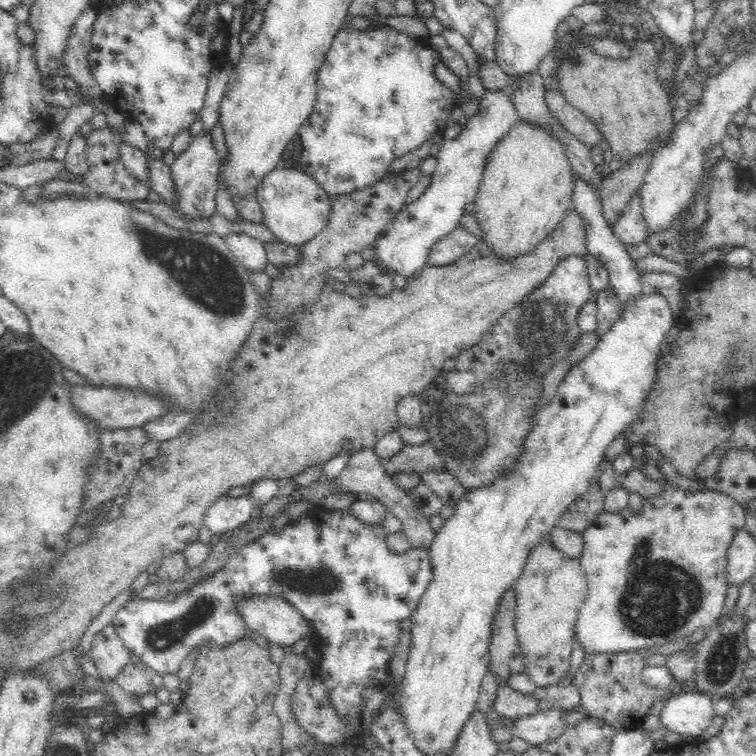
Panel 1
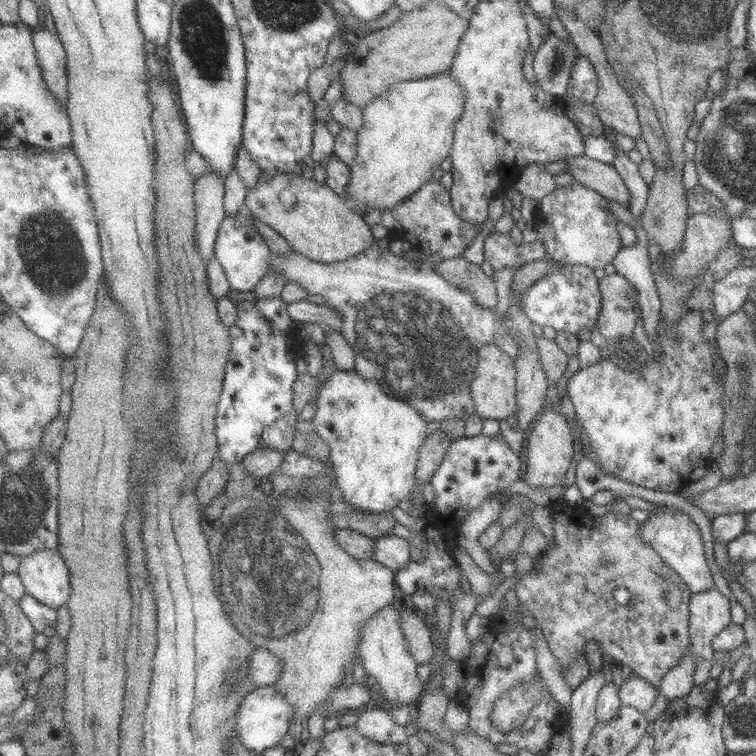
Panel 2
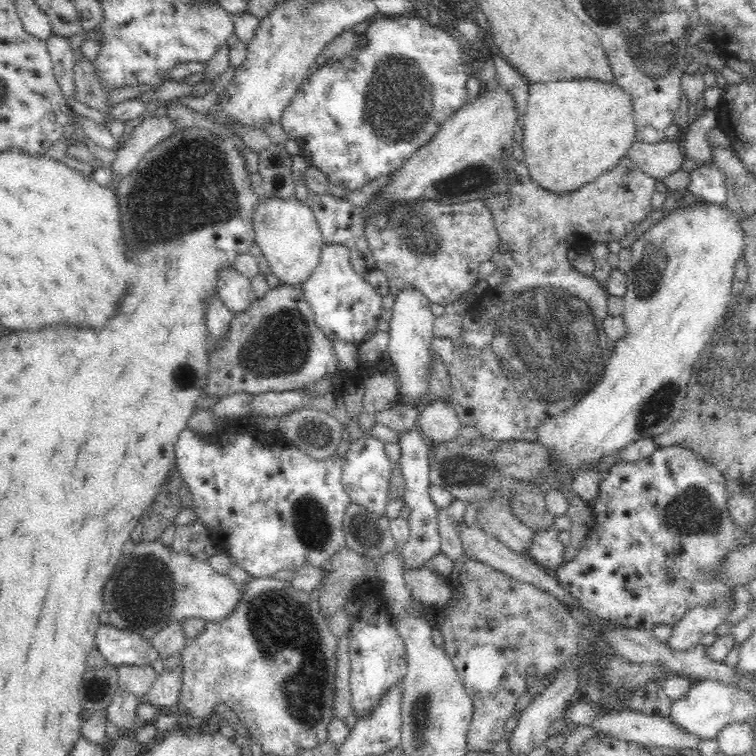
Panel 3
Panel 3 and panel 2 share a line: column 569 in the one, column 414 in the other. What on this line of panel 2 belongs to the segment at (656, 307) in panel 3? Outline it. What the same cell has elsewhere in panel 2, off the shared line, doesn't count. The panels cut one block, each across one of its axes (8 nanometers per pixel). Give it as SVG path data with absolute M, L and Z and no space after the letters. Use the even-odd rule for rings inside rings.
M357 368L351 372L337 369L321 387L315 406L314 430L330 447L337 485L346 502L362 512L379 515L400 507L415 490L418 481L420 452L428 438L427 418L409 402L387 394L379 380L366 380Z

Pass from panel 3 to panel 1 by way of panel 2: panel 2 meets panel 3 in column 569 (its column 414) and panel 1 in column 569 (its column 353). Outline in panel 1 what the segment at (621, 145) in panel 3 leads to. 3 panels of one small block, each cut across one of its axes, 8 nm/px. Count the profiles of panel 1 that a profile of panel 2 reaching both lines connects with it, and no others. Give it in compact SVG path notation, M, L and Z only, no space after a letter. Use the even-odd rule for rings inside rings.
M520 120L514 123L489 152L480 186L476 188L471 203L473 210L470 214L476 219L480 242L484 243L484 247L488 247L488 255L492 255L492 259L512 262L540 244L556 228L571 206L572 177L573 170L564 149L550 135L550 131L546 133L546 129L532 127L530 123Z

